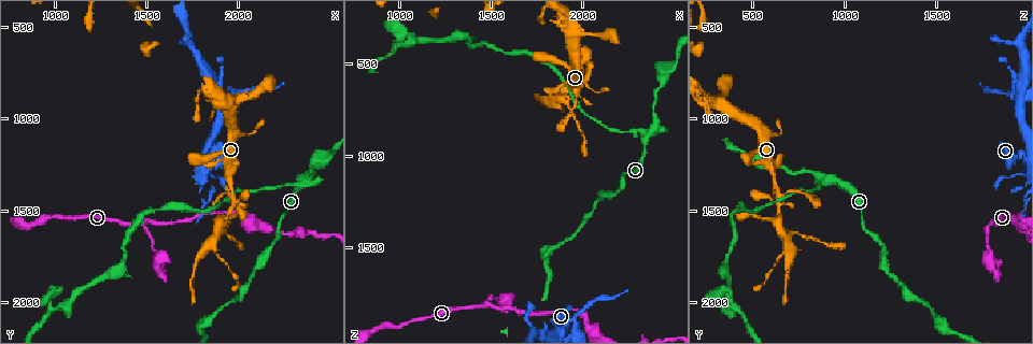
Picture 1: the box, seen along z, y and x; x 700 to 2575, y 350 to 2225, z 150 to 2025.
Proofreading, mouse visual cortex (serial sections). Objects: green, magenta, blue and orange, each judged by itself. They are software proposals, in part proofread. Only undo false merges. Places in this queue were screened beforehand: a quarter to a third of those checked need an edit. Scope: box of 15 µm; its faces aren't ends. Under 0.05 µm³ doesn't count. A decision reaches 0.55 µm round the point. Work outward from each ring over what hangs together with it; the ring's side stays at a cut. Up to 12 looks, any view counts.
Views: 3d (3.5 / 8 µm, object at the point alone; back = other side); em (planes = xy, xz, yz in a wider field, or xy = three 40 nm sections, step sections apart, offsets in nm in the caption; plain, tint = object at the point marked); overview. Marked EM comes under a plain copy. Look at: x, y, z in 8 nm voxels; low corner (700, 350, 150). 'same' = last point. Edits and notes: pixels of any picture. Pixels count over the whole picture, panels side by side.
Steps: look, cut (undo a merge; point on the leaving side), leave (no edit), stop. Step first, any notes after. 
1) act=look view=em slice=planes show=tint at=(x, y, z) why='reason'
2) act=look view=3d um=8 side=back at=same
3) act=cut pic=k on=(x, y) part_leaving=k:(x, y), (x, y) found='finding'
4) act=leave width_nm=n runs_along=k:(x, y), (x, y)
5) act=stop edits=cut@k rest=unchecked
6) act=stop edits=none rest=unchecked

act=look view=3d um=3.5 at=(1950, 870, 1880) why='calibre changes'

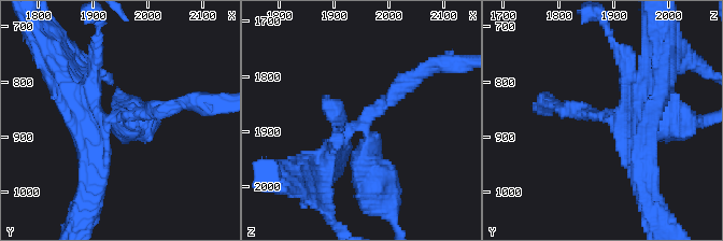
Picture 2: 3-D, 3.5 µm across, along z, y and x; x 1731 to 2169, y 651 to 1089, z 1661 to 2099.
act=look view=em slice=planes show=tint at=(1945, 865, 1890) arms=3 arm_widths_nm=200,400,450

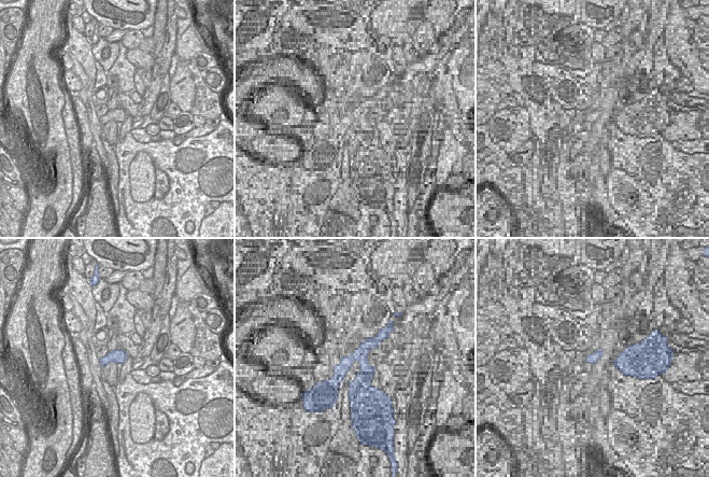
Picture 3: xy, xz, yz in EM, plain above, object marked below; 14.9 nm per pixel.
act=cut pic=2 on=(143, 105) part_leaving=2:(114, 116), (157, 123) found='two cells meet here'

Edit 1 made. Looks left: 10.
act=look view=overview

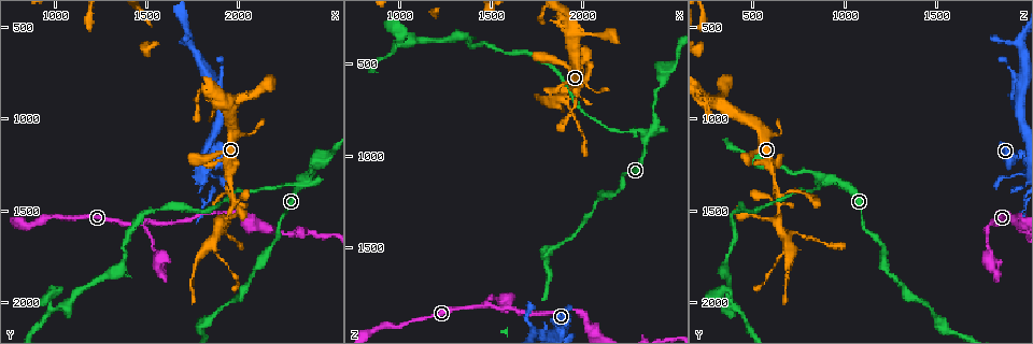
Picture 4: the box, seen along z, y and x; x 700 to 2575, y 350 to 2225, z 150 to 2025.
act=look view=3d um=8 at=(2350, 1340, 890) why='three-way junction'

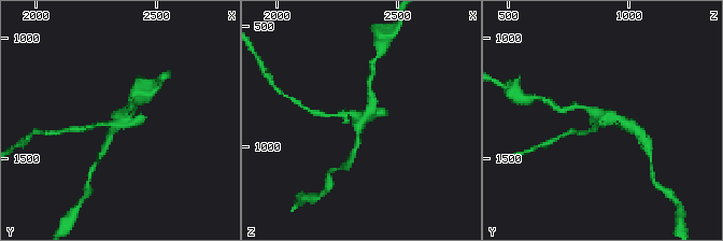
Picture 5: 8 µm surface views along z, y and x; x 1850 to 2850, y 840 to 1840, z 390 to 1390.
act=look view=em slice=xy step=2 show=tint at=(2340, 1340, 890)

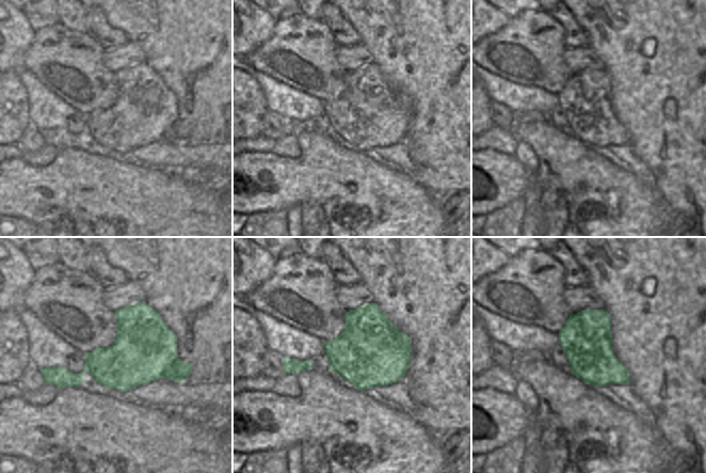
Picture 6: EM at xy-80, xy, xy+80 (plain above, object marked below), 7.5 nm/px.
act=cut pic=5 on=(85, 128) found='two cells meet here'

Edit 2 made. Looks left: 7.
act=look view=3d um=3.5 at=(1970, 1450, 640) why='looks like a crossing'

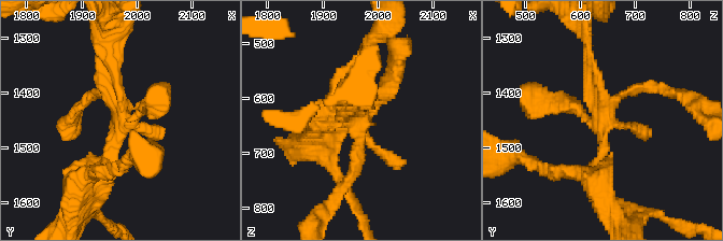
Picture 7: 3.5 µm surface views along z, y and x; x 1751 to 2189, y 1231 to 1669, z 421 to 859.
act=look view=em slice=planes show=tint at=(1965, 1440, 645)

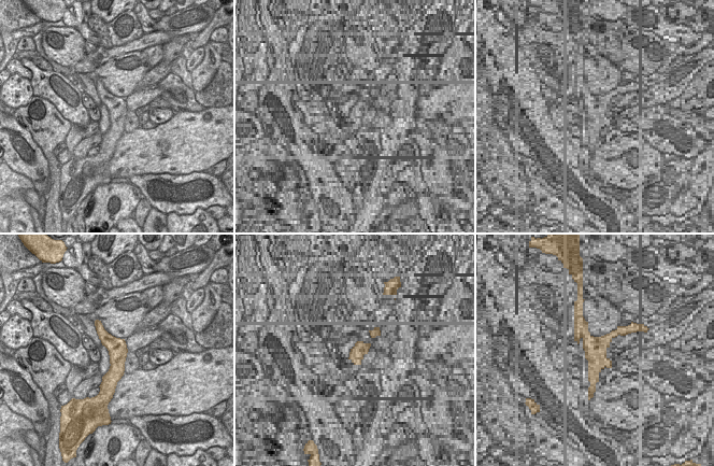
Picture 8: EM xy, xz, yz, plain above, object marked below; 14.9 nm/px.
act=leave runs_along=7:(110, 47), (119, 130), (89, 173) found='continuous, no second cell'

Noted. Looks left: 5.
act=look view=3d um=3.5 at=(1870, 1640, 680) why='small branch off a trunk'

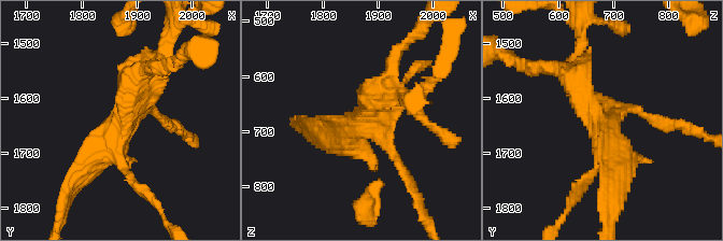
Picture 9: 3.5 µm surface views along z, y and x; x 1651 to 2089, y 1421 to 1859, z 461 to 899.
act=look view=em slice=xy step=5 show=tint at=(1875, 1650, 680) why='shape alone is not enough'

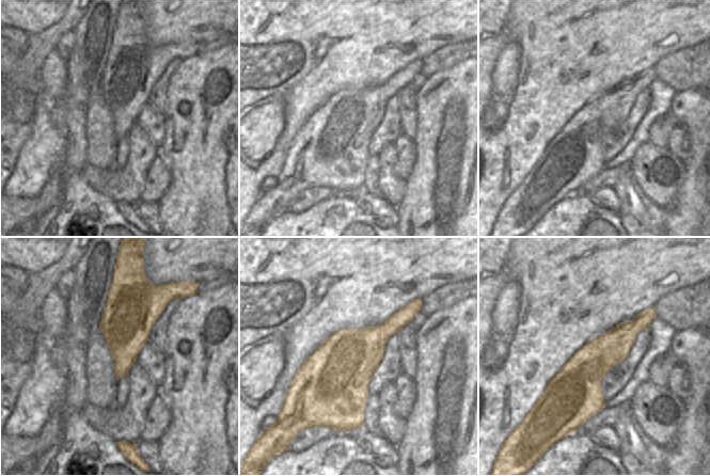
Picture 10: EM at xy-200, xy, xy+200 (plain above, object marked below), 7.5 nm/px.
act=look view=em slice=xy step=1 show=tint at=same

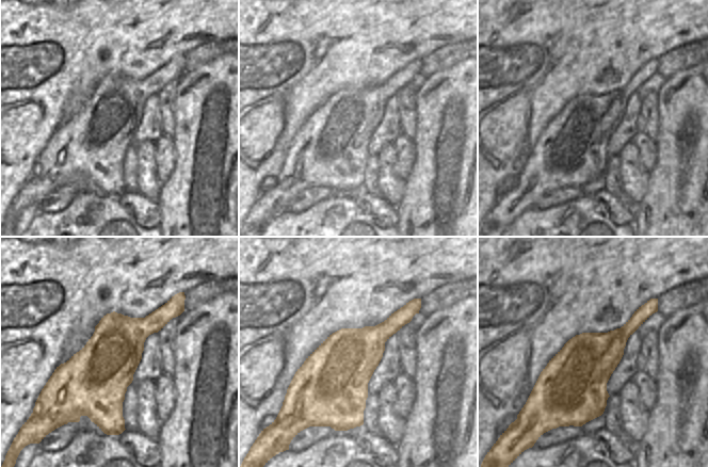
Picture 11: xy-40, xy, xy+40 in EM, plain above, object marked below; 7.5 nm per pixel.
act=leave runs_along=9:(145, 69), (79, 178) found='one cell here'

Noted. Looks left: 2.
act=look view=3d um=3.5 at=(1440, 1570, 1810) why='three arms meet'

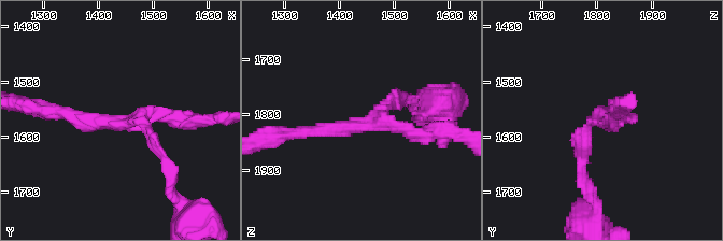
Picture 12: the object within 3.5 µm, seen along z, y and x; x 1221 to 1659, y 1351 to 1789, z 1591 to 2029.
act=look view=em slice=xy step=3 show=tint at=(1445, 1575, 1820) arms=3 arm_widths_nm=150,200,200 why='now the EM'

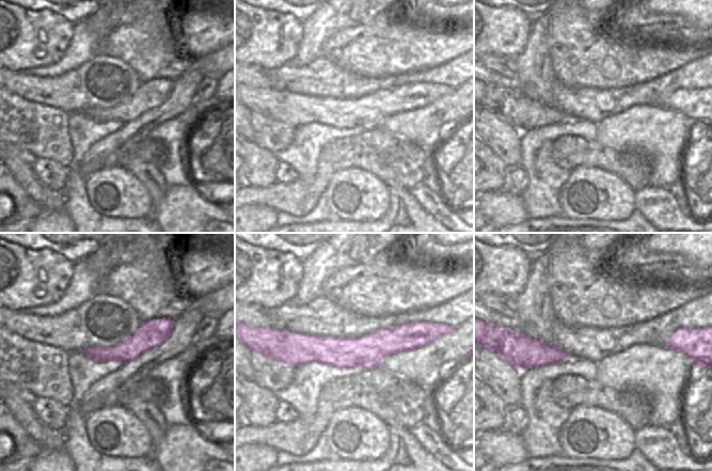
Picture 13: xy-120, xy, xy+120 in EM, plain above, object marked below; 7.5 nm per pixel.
act=leave width_nm=260 runs_along=13:(424, 339), (374, 348), (284, 344) found='continuous, no second cell'

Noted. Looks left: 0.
act=stop edits=cut@2,cut@5 rest=unchecked

